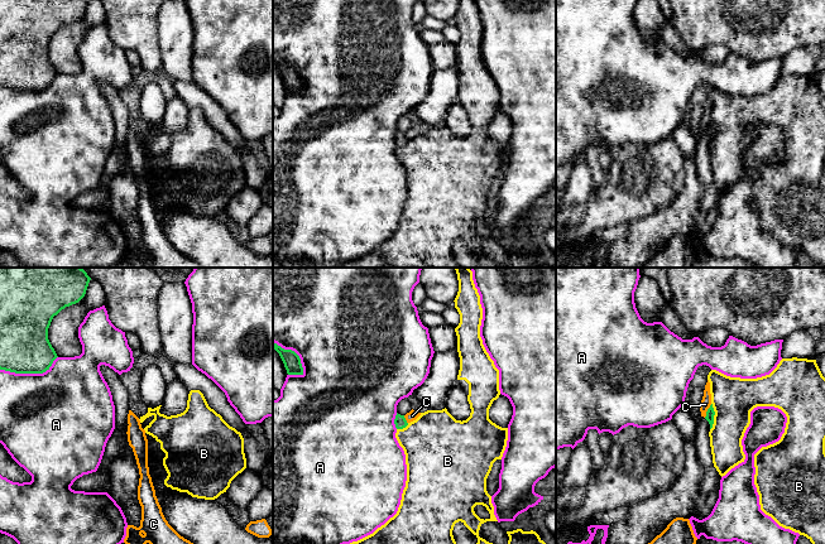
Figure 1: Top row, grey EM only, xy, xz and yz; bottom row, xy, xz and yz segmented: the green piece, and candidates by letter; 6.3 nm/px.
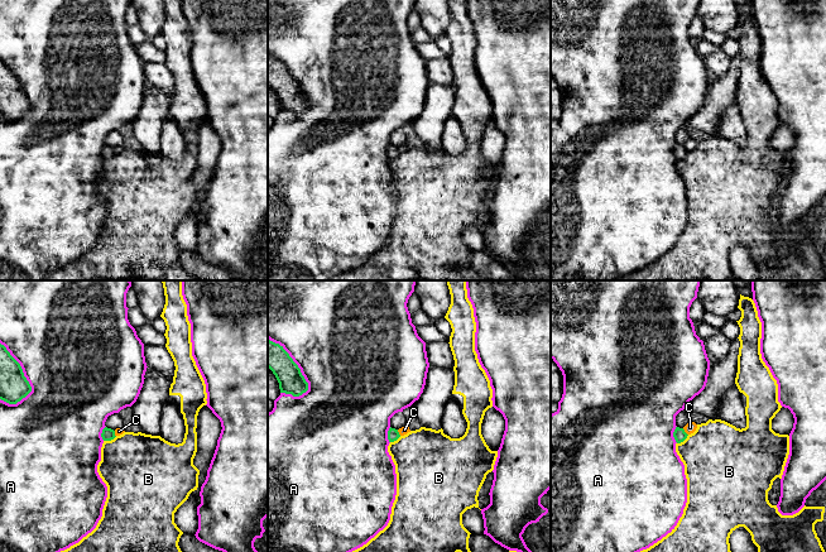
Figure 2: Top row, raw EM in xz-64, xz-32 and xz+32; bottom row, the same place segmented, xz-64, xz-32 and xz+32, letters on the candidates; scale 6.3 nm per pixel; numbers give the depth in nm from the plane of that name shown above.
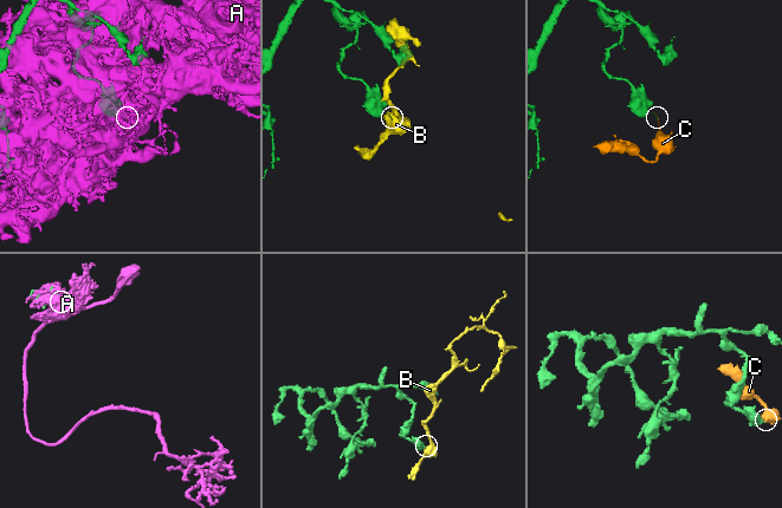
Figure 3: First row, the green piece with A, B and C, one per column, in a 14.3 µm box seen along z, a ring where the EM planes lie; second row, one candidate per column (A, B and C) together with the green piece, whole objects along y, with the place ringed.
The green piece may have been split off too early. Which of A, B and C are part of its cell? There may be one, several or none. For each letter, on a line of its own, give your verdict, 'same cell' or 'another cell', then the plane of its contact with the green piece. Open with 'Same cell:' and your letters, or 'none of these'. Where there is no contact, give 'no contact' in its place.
Same cell: none of these
A: another cell; meets green in xy
B: another cell; meets green in yz
C: another cell; meets green in yz

